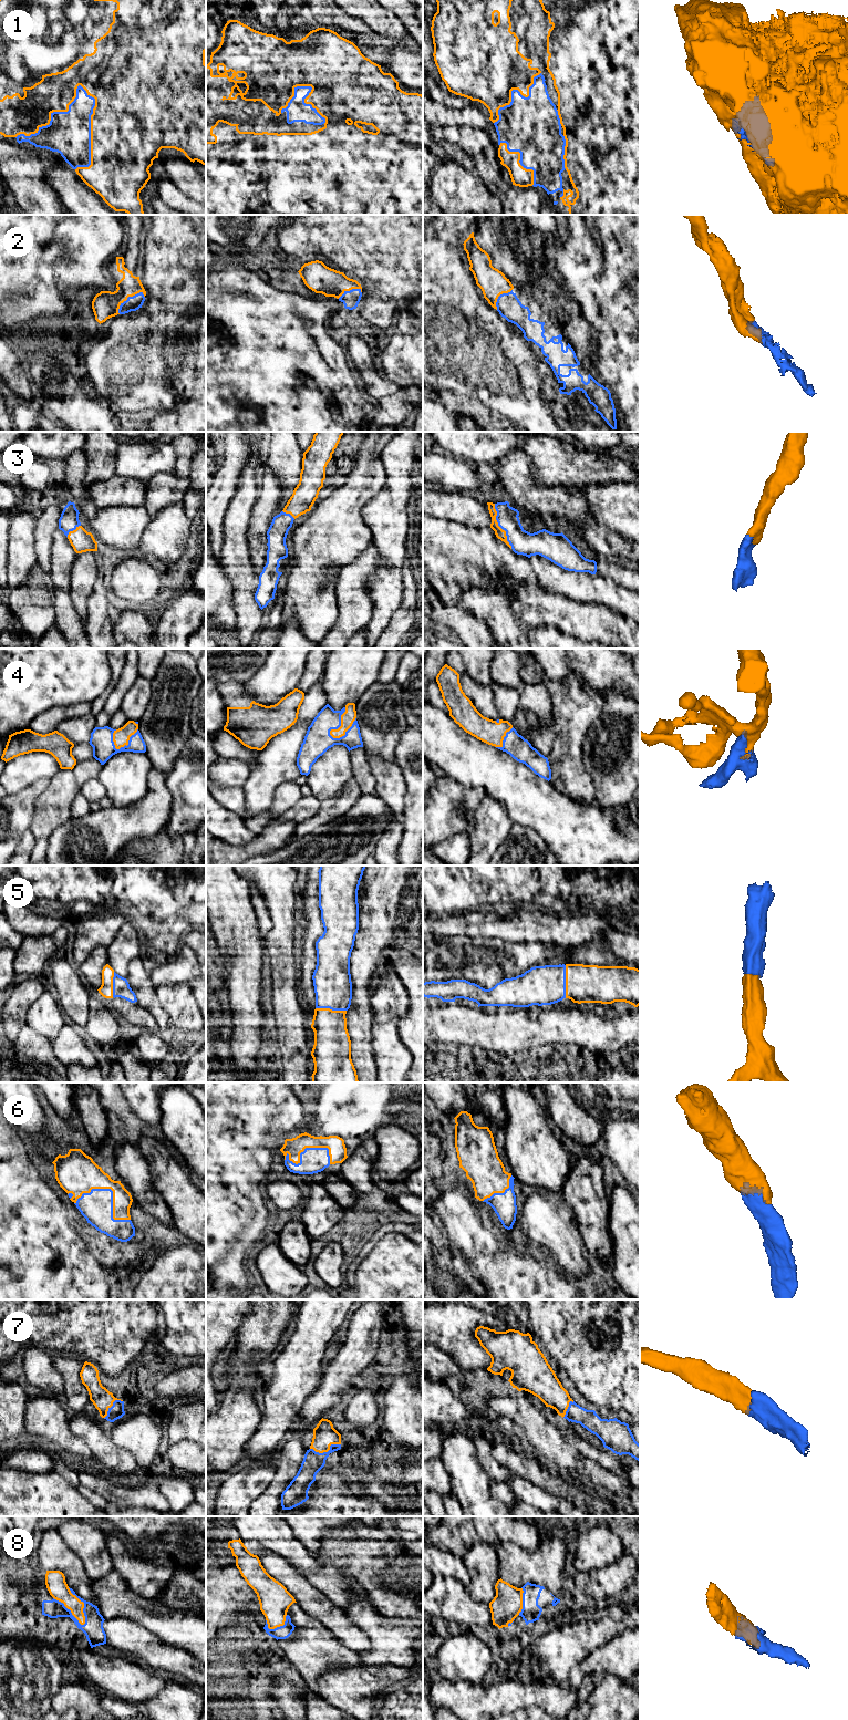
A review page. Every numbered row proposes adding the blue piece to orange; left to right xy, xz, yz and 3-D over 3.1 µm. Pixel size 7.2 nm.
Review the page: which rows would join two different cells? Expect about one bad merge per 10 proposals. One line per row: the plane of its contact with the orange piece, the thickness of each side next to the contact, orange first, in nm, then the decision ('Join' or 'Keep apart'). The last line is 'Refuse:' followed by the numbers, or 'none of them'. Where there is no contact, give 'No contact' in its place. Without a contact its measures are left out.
1: Touches orange in xy. Thickness 280 nm (orange) against 320 nm. Join
2: Touches orange in xy. Thickness 200 nm (orange) against 110 nm. Join
3: Touches orange in yz. Thickness 70 nm (orange) against 180 nm. Join
4: Touches orange in xz. Thickness 100 nm (orange) against 190 nm. Join
5: Touches orange in yz. Thickness 280 nm (orange) against 280 nm. Join
6: Touches orange in xy. Thickness 220 nm (orange) against 240 nm. Join
7: Touches orange in xz. Thickness 170 nm (orange) against 150 nm. Join
8: Touches orange in xy. Thickness 150 nm (orange) against 140 nm. Join
Refuse: none of them

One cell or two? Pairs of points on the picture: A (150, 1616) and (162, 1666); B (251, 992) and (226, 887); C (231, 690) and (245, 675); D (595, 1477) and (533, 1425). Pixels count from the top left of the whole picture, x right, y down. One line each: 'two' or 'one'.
A: two
B: one
C: two
D: one

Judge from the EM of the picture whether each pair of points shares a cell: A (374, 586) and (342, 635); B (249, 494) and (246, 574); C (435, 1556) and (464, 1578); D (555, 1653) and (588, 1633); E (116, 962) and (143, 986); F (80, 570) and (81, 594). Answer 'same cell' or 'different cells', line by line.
A: different cells
B: same cell
C: same cell
D: same cell
E: different cells
F: same cell

